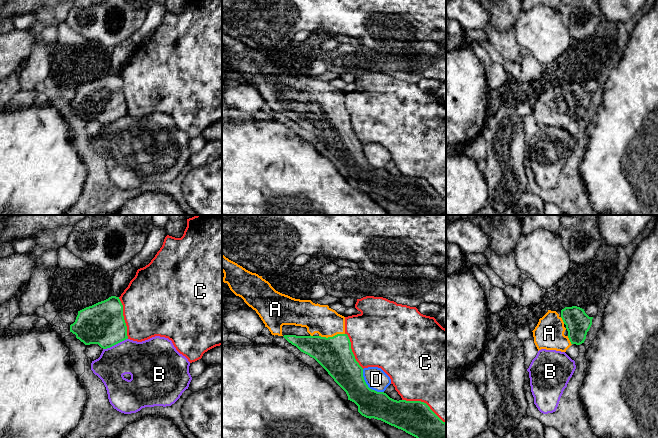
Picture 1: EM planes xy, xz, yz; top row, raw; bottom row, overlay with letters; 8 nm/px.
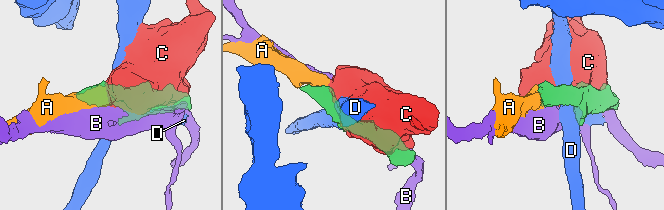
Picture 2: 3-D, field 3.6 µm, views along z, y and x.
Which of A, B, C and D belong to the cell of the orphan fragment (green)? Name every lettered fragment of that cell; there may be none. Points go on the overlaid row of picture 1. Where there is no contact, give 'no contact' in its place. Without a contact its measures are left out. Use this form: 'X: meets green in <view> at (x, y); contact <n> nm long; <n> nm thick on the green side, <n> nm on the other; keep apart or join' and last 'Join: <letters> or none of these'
A: meets green in xz at (331, 337); contact 200 nm long; 280 nm thick on the green side, 240 nm on the other; join
B: meets green in xy at (115, 344); contact 220 nm long; 340 nm thick on the green side, 300 nm on the other; keep apart
C: meets green in xz at (423, 402); contact 400 nm long; 280 nm thick on the green side, 500 nm on the other; keep apart
D: meets green in xz at (367, 385); contact 260 nm long; 240 nm thick on the green side, 170 nm on the other; keep apart
Join: A

